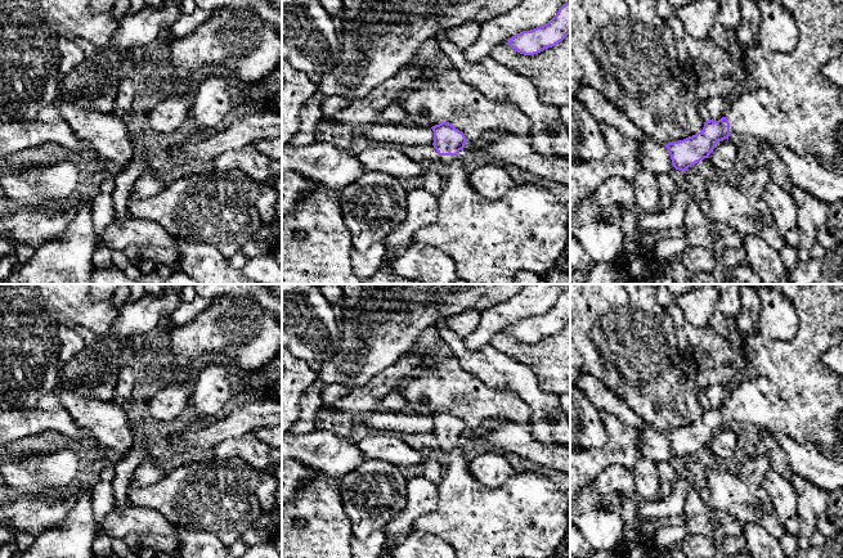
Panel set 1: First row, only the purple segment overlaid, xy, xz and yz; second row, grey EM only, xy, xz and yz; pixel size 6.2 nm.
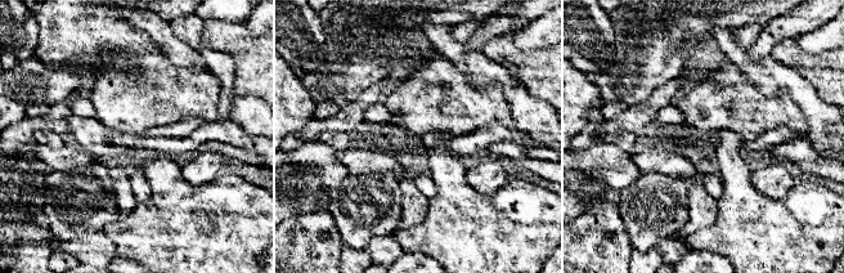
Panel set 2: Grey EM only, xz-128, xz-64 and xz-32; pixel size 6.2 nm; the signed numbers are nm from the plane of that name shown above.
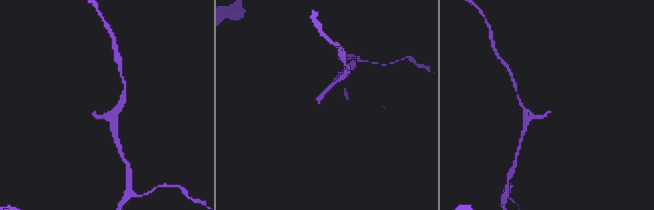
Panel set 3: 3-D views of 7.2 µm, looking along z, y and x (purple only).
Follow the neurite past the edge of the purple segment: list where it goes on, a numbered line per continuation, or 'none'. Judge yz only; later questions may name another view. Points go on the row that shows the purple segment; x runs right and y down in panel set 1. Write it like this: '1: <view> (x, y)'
1: yz (785, 99)

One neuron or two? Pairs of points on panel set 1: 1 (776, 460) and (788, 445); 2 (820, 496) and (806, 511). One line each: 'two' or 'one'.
1: two
2: one

